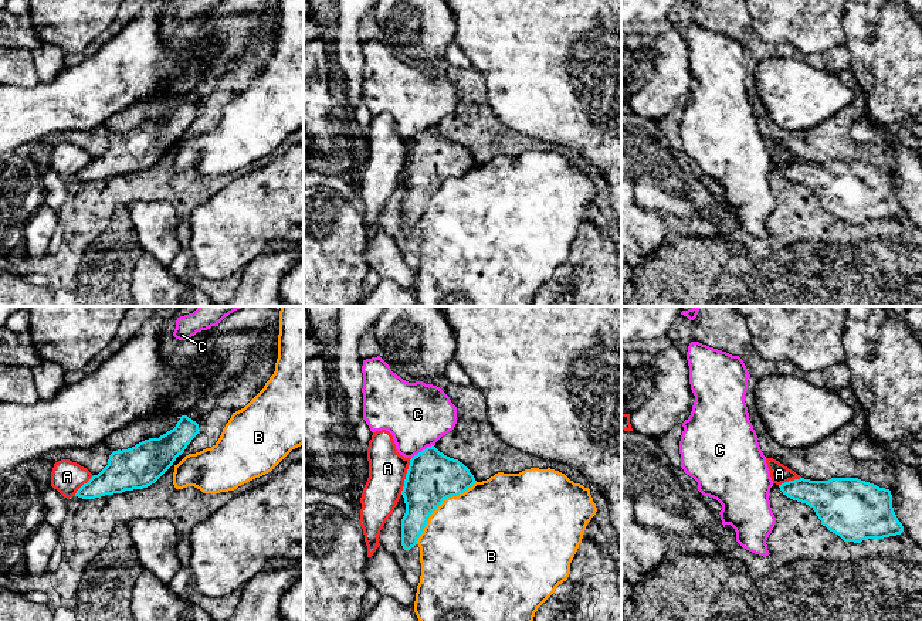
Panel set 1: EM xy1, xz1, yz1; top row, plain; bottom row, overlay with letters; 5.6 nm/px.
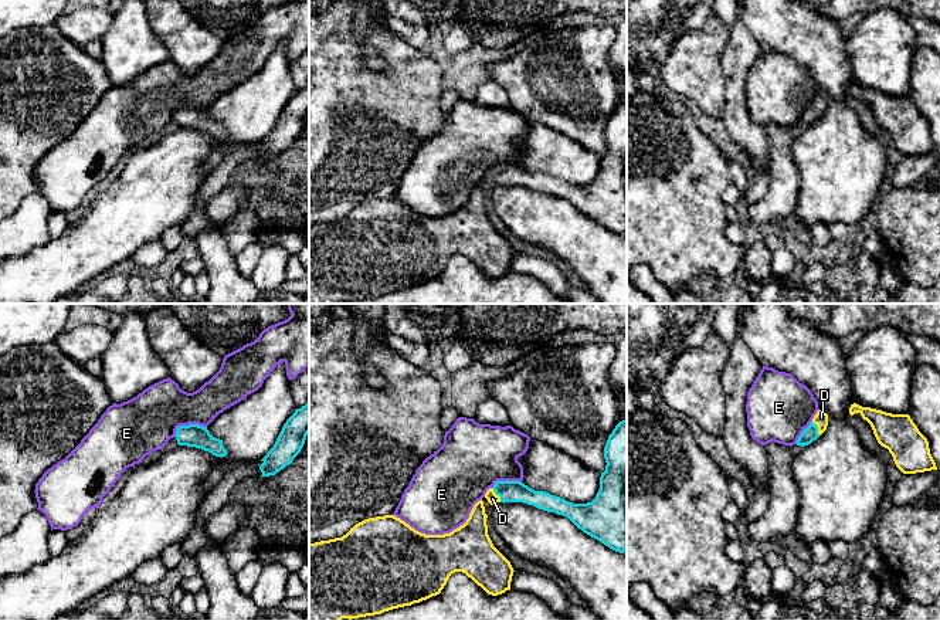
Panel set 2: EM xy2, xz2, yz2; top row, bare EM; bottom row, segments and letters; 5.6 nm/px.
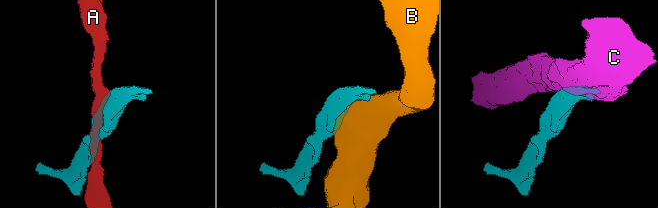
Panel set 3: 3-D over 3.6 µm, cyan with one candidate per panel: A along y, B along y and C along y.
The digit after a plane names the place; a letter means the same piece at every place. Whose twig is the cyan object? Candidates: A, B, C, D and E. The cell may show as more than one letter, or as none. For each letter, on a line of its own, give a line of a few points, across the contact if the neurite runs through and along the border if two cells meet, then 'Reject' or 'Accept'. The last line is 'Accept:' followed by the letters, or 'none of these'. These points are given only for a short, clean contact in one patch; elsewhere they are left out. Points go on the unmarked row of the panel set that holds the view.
A: Reject
B: Reject
C: Reject
D: Line: xz2 (509, 173), (498, 176), (492, 180). Accept
E: Line: xy2 (206, 108), (182, 107), (173, 118). Reject
Accept: D

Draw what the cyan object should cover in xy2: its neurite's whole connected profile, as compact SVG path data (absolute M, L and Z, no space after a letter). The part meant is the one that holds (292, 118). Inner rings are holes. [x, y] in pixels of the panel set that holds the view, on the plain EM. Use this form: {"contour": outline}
{"contour": "M309 81L305 88L296 91L295 95L284 106L274 129L261 142L261 159L275 157L301 135L306 118L309 116Z"}

